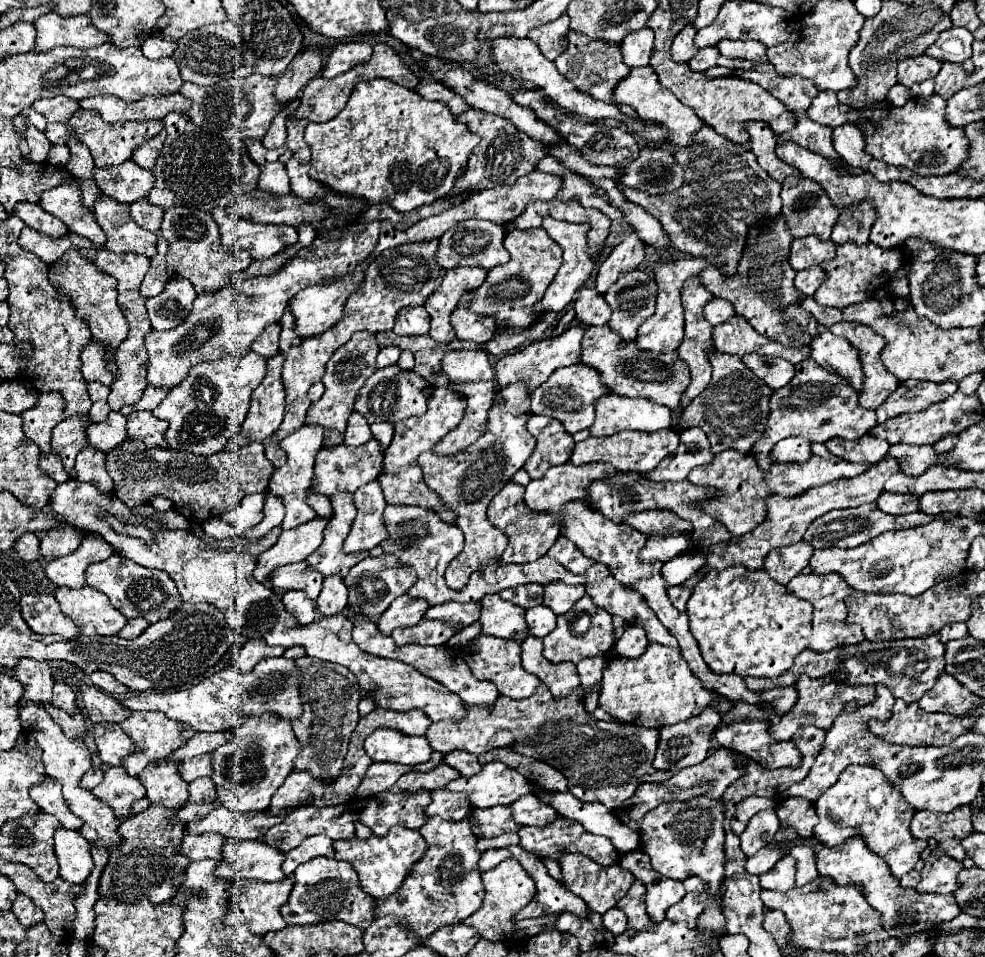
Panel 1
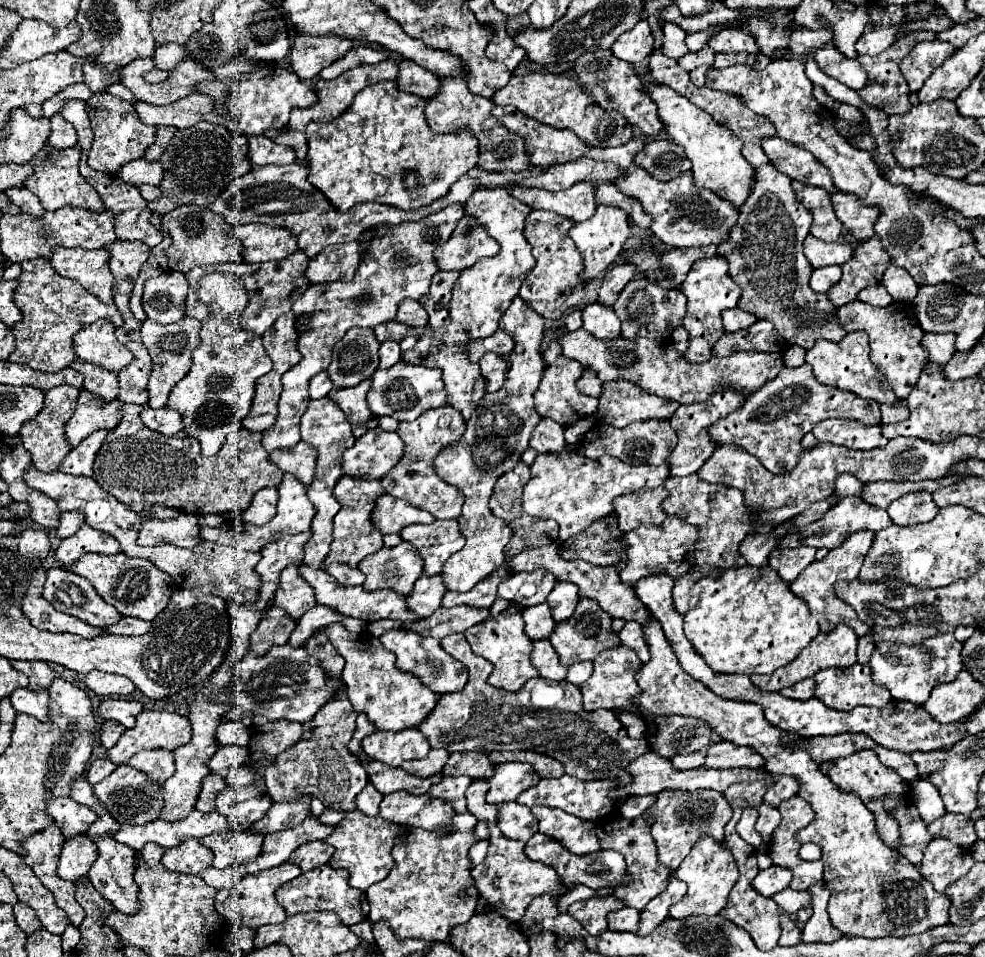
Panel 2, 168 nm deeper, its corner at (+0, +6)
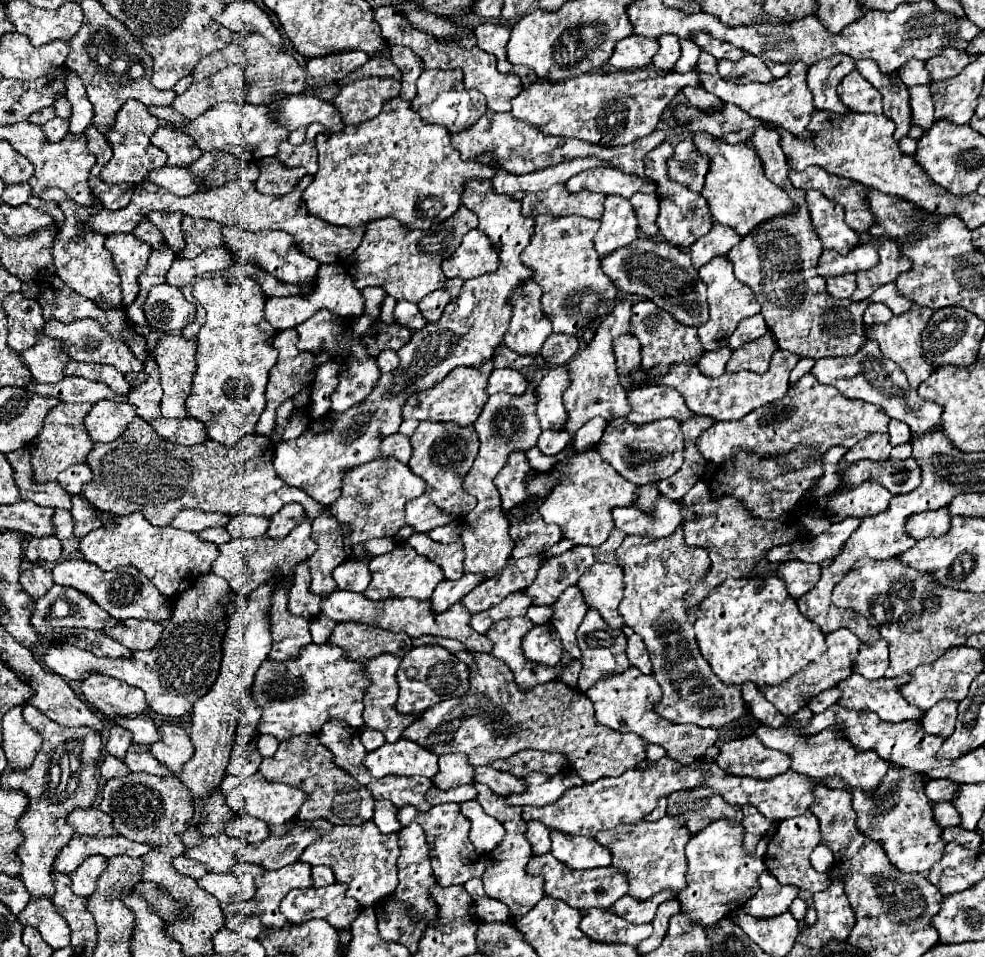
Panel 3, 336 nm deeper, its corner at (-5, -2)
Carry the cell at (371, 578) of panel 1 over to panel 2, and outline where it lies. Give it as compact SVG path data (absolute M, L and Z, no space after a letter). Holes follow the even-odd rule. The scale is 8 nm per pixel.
M402 541L396 547L382 547L366 555L358 563L358 569L366 575L364 589L390 589L398 595L408 595L414 581L422 575L422 565L422 557L416 549Z

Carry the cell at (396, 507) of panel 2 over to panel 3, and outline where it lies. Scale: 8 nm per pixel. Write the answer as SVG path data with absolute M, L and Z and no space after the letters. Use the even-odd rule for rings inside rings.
M421 495L419 499L413 499L413 501L407 503L405 517L407 517L405 523L415 527L421 533L427 533L437 525L447 525L451 521L451 515L447 515L445 511L435 507L431 503L431 499L425 497L425 495Z

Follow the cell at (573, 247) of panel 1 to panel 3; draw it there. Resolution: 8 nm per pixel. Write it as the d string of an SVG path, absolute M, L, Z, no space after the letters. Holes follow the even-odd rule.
M607 195L603 203L605 211L601 215L601 229L595 235L595 251L599 257L607 257L615 249L629 245L637 239L637 215L629 199Z

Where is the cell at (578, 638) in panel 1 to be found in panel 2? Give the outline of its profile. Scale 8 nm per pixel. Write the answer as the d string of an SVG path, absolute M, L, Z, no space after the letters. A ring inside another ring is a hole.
M580 599L572 617L558 623L550 635L550 643L554 645L554 649L560 657L560 663L570 667L576 661L594 661L600 651L620 645L620 639L612 631L610 623L612 623L610 615L606 615L606 611L602 611L602 607L598 607L598 603L594 603L590 599Z

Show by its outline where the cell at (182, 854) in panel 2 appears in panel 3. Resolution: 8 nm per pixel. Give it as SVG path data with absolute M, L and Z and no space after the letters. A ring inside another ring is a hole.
M181 855L181 857L175 857L175 859L171 861L171 865L175 867L175 871L177 871L177 873L189 875L189 877L193 877L193 879L199 879L201 875L205 875L205 873L207 873L207 869L205 869L203 865L199 865L199 861L187 859L185 855Z

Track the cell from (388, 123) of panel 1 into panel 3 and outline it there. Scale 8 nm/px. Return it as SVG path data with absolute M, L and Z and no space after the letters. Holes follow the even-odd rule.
M395 97L383 105L383 111L357 127L345 127L341 133L317 135L315 145L319 151L319 171L311 185L303 191L303 201L311 215L321 217L339 227L361 227L375 219L393 217L407 229L429 229L433 223L449 219L461 207L463 185L469 179L493 179L497 173L493 167L483 163L463 161L451 147L449 131L439 125L425 123L407 101Z

